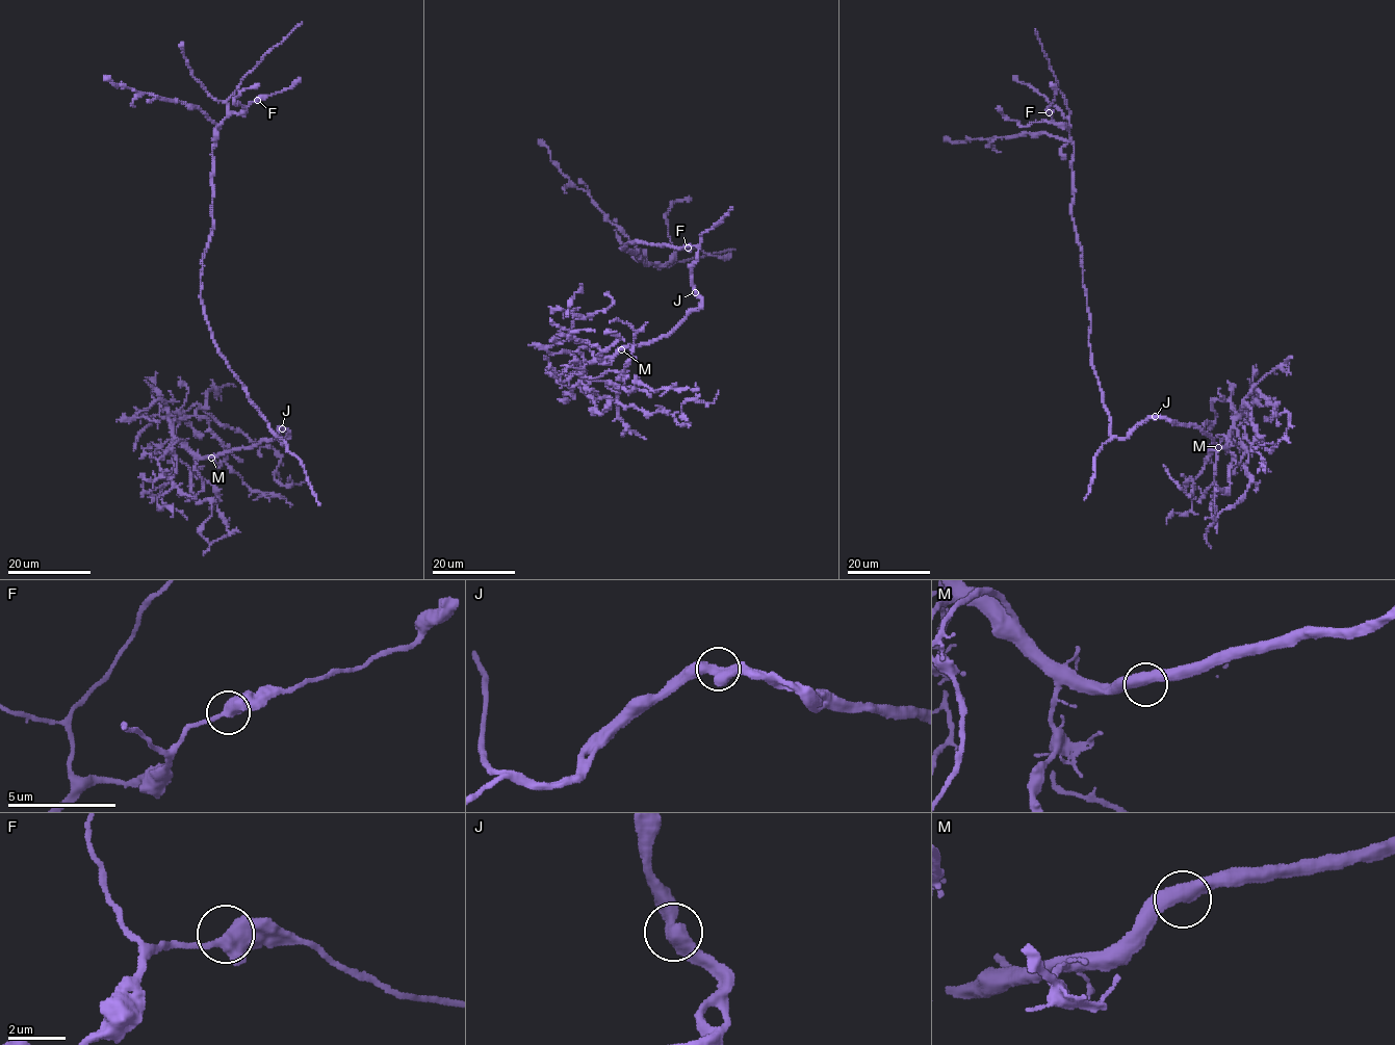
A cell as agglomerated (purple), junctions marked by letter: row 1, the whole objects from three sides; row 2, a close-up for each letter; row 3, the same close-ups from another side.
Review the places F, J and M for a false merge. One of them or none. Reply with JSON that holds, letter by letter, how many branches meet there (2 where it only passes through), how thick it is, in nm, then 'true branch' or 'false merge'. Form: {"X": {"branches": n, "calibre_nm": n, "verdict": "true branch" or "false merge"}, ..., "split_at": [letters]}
{"F": {"branches": 2, "calibre_nm": 500, "verdict": "true branch"}, "J": {"branches": 2, "calibre_nm": 500, "verdict": "true branch"}, "M": {"branches": 2, "calibre_nm": 480, "verdict": "true branch"}, "split_at": []}

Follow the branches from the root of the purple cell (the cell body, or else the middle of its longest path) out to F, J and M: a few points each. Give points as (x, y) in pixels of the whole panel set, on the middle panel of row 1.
F: (680, 249), (637, 241), (622, 249), (634, 253), (639, 251), (645, 266), (665, 265), (674, 252), (688, 247)
J: (680, 249), (693, 245), (698, 247), (697, 258), (691, 271), (695, 292)
M: (680, 249), (693, 245), (698, 247), (691, 283), (702, 299), (702, 306), (692, 309), (669, 333), (621, 349)

